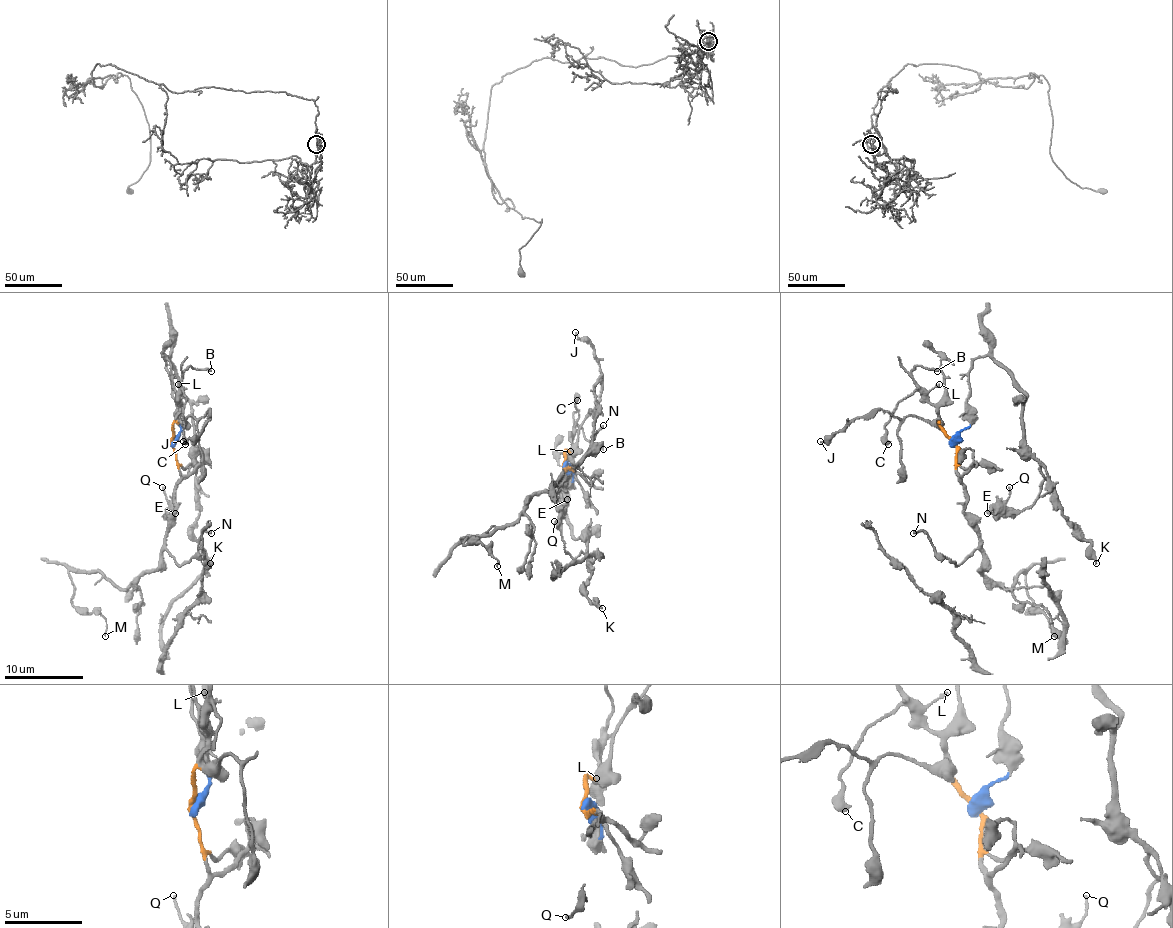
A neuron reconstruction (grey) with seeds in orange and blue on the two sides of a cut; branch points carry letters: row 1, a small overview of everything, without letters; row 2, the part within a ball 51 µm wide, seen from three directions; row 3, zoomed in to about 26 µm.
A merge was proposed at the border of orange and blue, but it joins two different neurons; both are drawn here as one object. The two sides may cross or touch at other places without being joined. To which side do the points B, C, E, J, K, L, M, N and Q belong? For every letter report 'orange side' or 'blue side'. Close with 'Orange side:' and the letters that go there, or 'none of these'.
B: orange side
C: orange side
E: blue side
J: orange side
K: blue side
L: orange side
M: orange side
N: orange side
Q: blue side
Orange side: B, C, J, L, M, N

